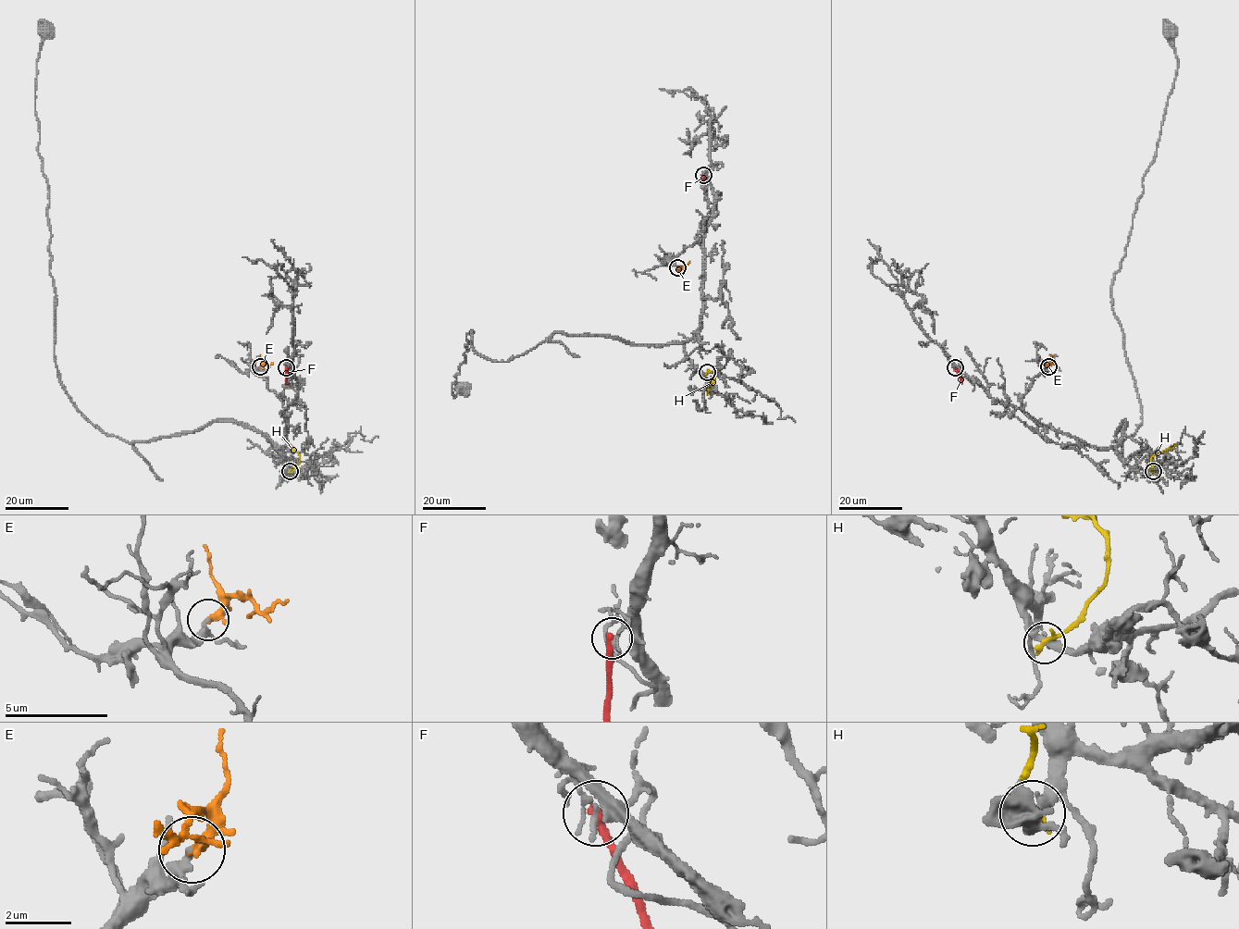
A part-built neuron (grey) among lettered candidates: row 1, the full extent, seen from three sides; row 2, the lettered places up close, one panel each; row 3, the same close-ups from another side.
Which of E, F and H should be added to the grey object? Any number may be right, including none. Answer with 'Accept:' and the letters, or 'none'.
Accept: E

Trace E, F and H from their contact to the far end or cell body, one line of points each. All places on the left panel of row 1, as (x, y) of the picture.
E: (260, 366), (272, 363)
F: (287, 367), (287, 383)
H: (290, 471), (300, 462), (300, 454), (291, 444)

